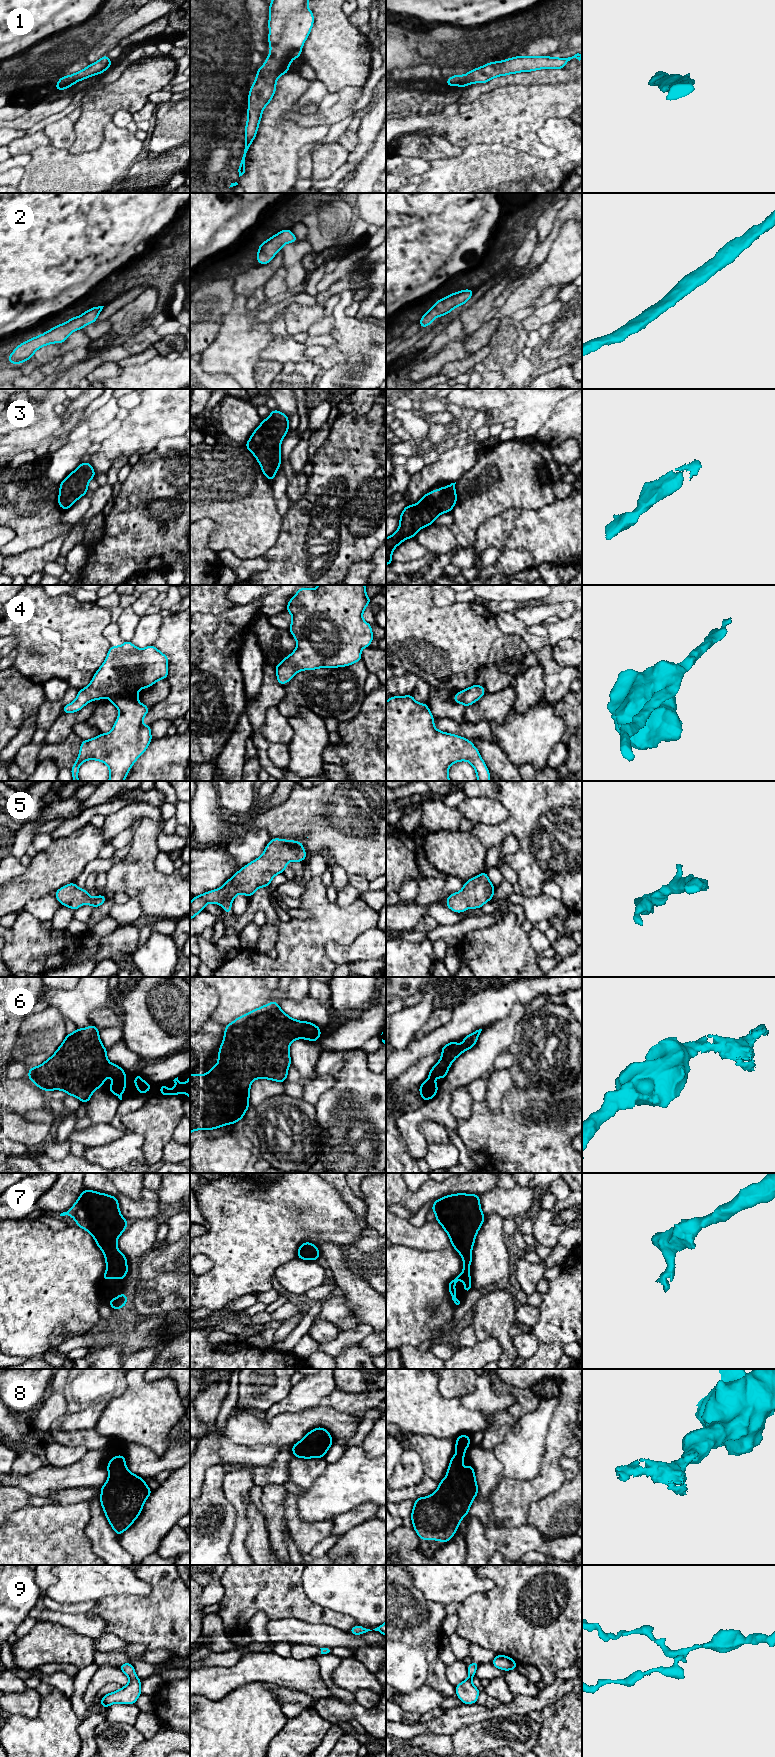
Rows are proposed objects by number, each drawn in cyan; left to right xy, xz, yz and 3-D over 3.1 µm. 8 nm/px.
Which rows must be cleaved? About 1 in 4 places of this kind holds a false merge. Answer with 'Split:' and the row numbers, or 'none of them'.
Split: none of them

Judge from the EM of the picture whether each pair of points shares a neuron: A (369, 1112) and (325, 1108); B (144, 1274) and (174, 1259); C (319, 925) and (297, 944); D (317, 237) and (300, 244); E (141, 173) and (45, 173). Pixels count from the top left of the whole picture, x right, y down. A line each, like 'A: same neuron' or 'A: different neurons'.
A: same neuron
B: same neuron
C: same neuron
D: different neurons
E: different neurons

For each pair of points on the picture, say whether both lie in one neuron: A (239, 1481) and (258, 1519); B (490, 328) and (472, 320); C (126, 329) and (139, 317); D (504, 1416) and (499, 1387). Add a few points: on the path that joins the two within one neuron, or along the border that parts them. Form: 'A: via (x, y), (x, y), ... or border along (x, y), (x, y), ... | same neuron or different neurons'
A: border along (249, 1497), (247, 1500), (248, 1522) | different neurons
B: border along (485, 321), (464, 338) | different neurons
C: via (129, 326), (136, 319) | same neuron
D: border along (505, 1409), (517, 1419) | different neurons

